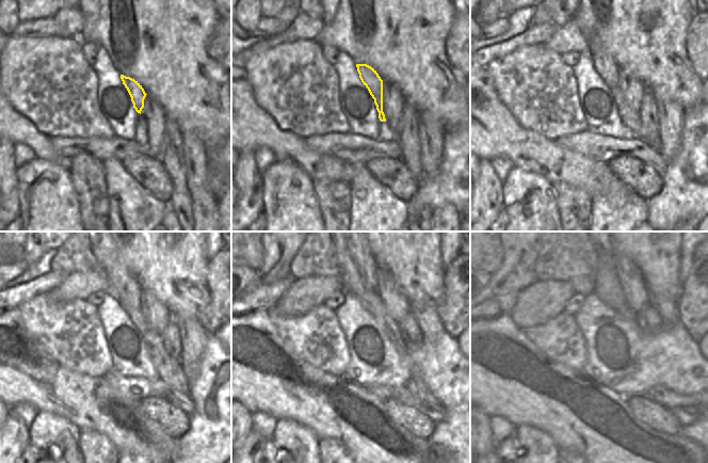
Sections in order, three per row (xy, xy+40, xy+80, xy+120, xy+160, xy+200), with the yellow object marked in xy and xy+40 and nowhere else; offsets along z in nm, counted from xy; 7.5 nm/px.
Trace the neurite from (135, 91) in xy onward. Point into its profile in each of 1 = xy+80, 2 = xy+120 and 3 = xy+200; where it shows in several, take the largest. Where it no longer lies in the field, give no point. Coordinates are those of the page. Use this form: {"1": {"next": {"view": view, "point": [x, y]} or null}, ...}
{"1": {"next": {"view": "xy+80", "point": [604, 64]}}, "2": {"next": {"view": "xy+120", "point": [129, 296]}}, "3": {"next": {"view": "xy+200", "point": [600, 253]}}}

